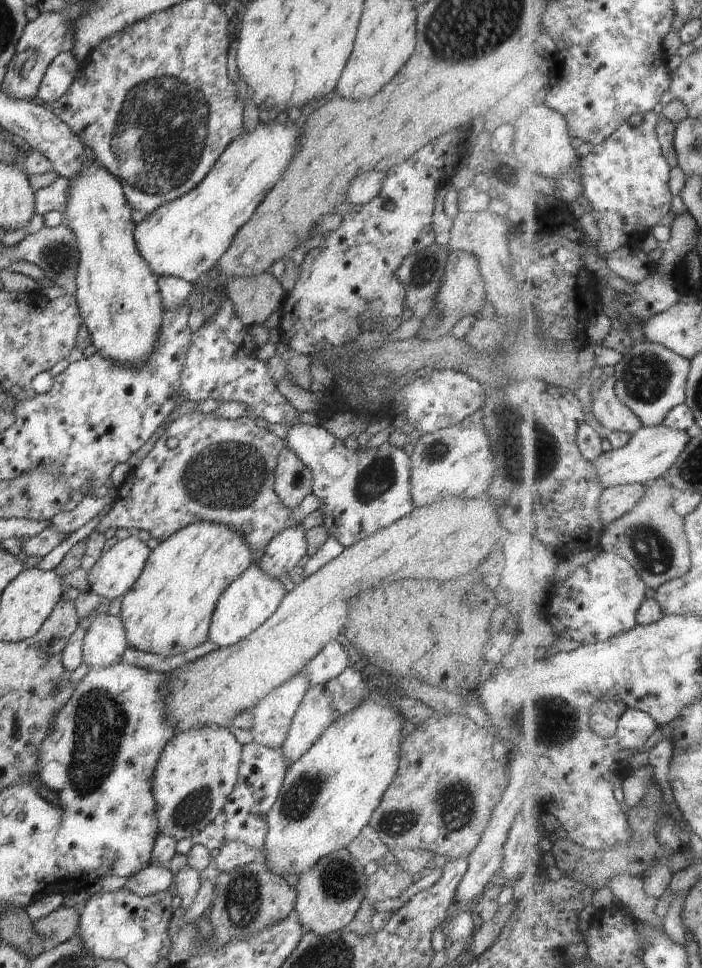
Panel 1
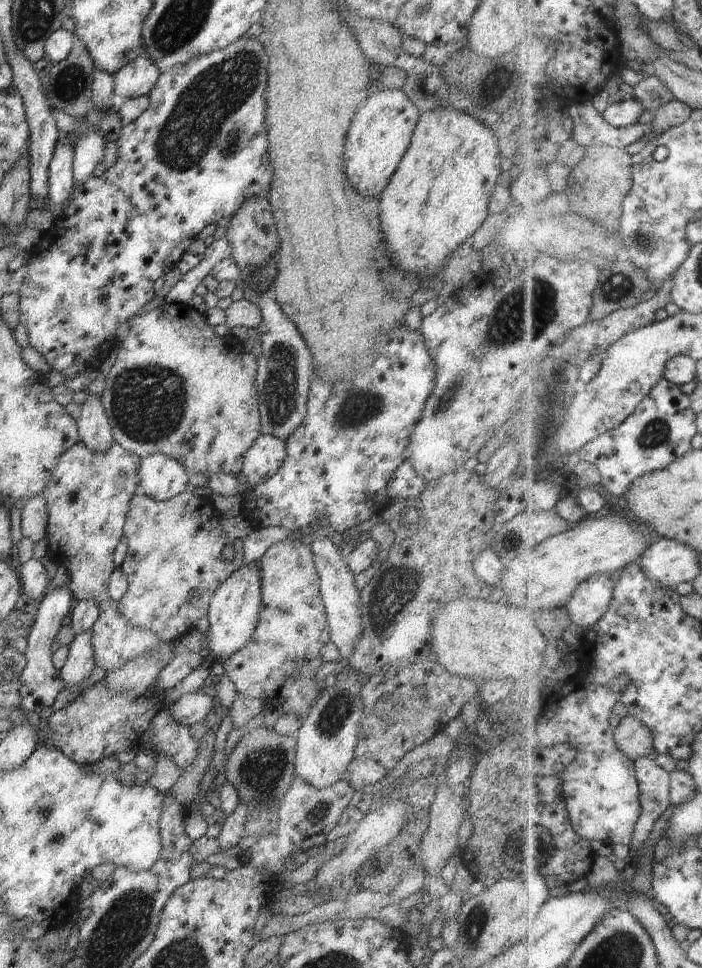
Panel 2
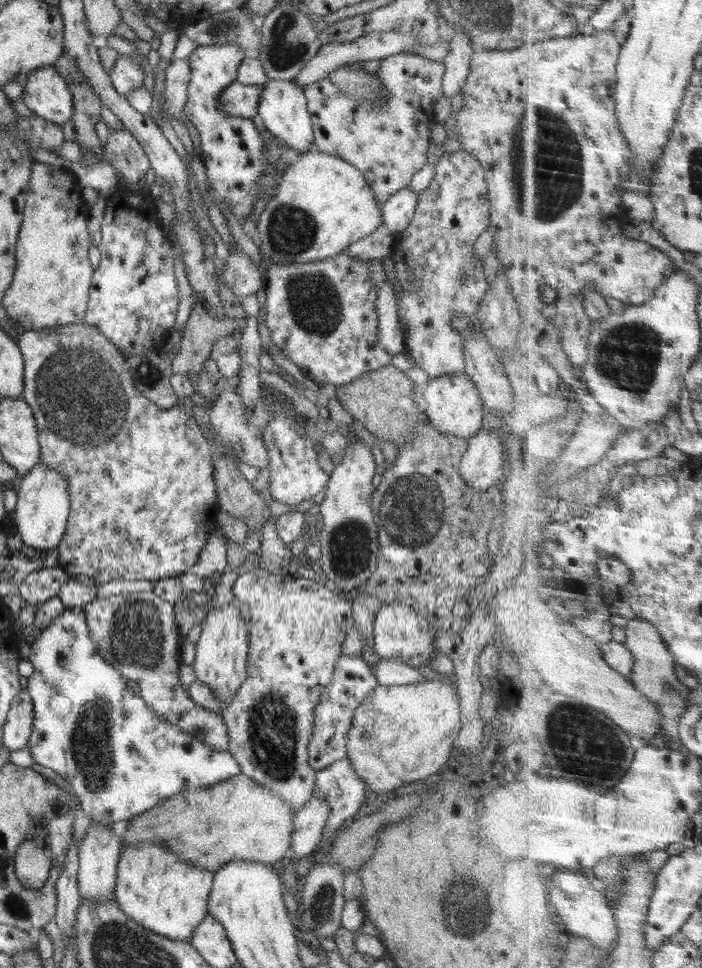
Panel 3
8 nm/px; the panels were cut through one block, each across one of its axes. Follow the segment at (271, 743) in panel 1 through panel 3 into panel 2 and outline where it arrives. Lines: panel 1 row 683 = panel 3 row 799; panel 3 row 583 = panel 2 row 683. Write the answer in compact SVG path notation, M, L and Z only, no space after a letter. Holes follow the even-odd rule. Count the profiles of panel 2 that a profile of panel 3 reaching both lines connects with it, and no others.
M299 539L277 542L270 546L260 560L261 608L256 630L250 642L238 652L234 652L227 661L221 661L216 671L225 674L234 682L236 690L248 698L263 700L269 704L268 708L277 710L278 714L295 714L298 720L306 720L310 708L322 694L327 682L316 679L316 674L324 664L320 650L330 642L326 610L322 604L320 594L320 577L314 564L314 554L305 541Z

